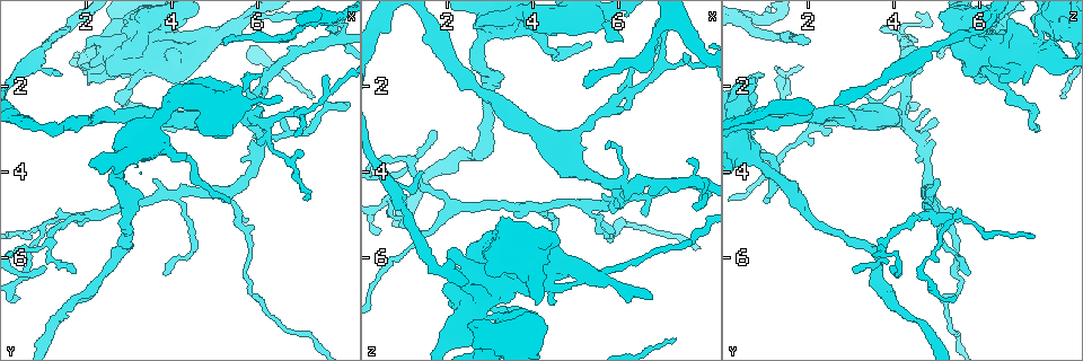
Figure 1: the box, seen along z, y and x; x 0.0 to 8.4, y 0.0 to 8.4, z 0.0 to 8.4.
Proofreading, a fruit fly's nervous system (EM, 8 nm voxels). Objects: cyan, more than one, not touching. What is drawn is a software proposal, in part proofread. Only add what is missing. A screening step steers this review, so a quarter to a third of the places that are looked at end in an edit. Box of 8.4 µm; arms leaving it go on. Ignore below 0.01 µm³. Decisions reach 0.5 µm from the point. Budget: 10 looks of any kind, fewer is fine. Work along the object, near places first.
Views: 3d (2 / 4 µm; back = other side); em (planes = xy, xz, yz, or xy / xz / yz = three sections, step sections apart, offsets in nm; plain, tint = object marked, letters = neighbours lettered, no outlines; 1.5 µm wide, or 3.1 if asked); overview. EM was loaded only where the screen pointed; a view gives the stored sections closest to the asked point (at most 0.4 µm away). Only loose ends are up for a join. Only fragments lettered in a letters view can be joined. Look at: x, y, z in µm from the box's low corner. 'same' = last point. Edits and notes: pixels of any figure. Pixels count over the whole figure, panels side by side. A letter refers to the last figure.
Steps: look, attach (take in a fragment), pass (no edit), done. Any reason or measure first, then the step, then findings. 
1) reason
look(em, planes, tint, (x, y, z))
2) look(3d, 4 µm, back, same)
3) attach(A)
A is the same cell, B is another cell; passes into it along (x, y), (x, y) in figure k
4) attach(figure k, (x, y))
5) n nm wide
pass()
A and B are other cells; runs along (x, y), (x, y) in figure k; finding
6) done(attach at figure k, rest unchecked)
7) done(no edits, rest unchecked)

branch stops here
look(em, planes, letters, (7.65, 1.75, 1.30))

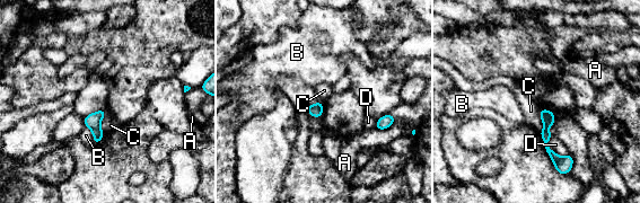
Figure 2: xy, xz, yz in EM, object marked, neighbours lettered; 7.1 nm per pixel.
pass()
A, B, C and D are other cells; none of them fits

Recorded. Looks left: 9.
end of a long branch
look(3d, 2 µm, (5.25, 1.00, 2.05))

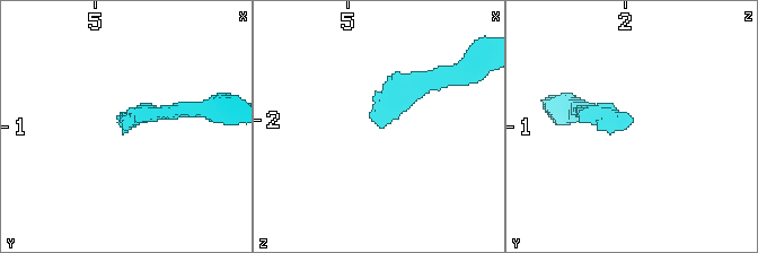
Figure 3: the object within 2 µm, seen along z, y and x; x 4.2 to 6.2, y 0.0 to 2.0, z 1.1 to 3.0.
look(em, yz, step 4, tint, (5.24, 0.98, 2.04))

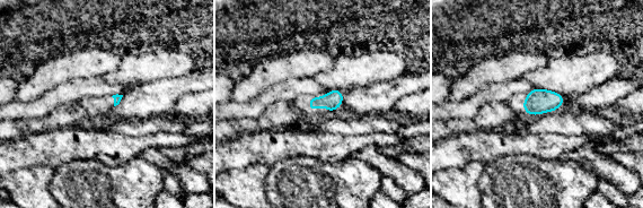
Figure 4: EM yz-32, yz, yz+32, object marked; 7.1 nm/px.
another direction
look(em, planes, letters, same)

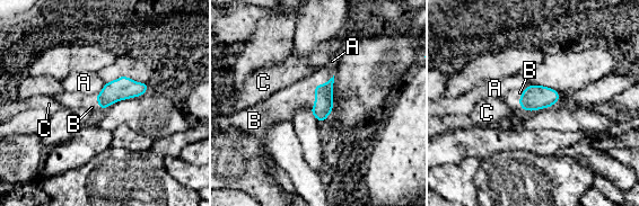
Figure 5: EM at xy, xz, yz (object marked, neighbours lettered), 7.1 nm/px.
attach(B)
B is the same cell, A and C are other cells; passes into it along (323, 106), (321, 84), (300, 93) in figure 5; the neuron continues

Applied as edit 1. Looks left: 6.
look(em, planes, letters, (1.75, 6.35, 3.00))

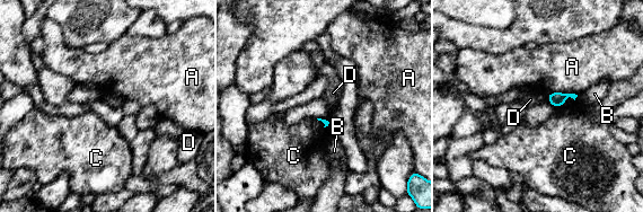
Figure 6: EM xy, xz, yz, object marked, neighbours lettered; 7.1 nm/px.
pass()
A, B, C and D are other cells; border along (546, 95), (548, 99) in figure 6; no lettered fragment goes on from it

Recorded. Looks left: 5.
thin end
look(3d, 4 µm, (5.35, 4.70, 1.00))

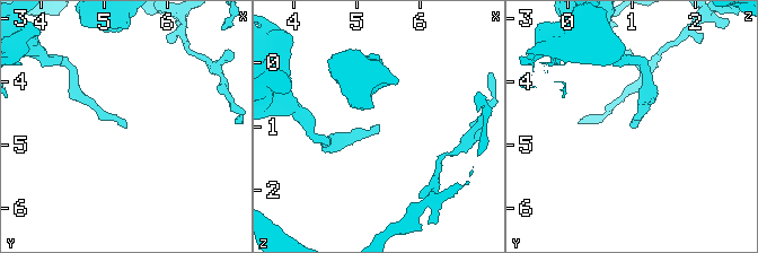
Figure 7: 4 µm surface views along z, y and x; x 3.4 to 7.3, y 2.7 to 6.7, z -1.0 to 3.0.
look(em, xz, step 8, letters, (5.35, 4.70, 0.95))

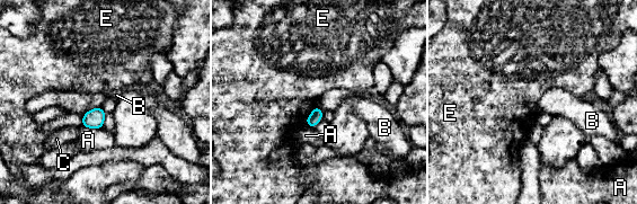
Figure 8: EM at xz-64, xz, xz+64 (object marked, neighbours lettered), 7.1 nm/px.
look(em, planes, letters, same)

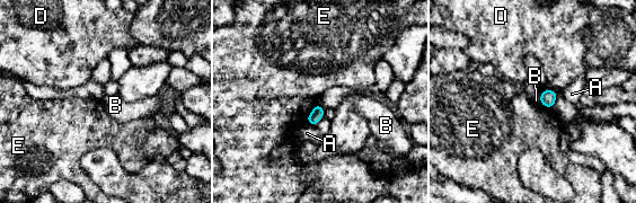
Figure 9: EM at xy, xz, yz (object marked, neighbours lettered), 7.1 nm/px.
pass()
A, B, D and E are other cells; no lettered fragment goes on from it

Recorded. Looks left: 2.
done(attach at figure 5, rest unchecked)

